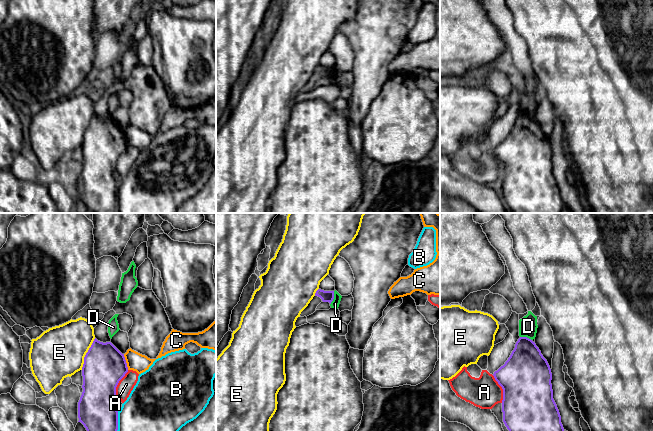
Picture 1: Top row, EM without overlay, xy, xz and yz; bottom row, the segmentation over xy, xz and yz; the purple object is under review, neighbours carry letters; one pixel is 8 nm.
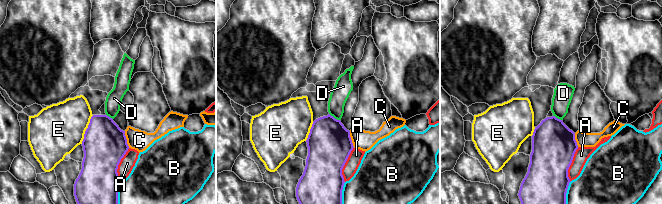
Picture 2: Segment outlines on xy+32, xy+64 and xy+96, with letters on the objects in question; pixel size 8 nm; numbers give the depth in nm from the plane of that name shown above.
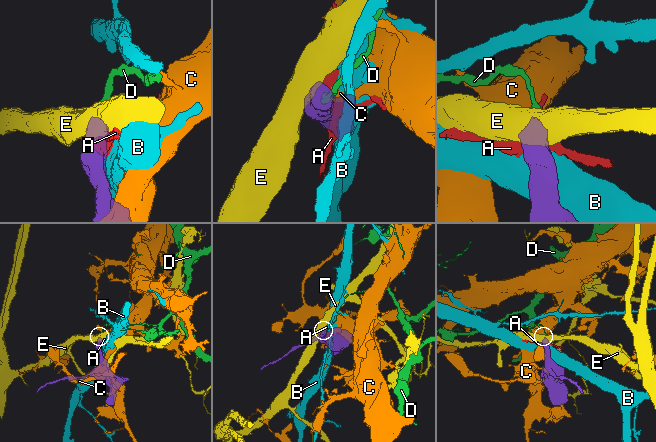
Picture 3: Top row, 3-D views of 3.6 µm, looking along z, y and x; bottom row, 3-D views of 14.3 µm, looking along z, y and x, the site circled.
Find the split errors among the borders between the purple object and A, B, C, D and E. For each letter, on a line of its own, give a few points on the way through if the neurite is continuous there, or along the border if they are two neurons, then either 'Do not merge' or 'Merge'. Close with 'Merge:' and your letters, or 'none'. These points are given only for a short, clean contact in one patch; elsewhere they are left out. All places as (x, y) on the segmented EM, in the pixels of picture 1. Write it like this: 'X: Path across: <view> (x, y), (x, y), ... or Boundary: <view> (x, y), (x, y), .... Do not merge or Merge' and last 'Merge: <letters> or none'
A: Do not merge
B: Do not merge
C: Do not merge
D: Boundary: xz (334, 291), (334, 297), (330, 304). Do not merge
E: Boundary: xy (95, 338), (84, 357), (81, 369). Do not merge
Merge: none

